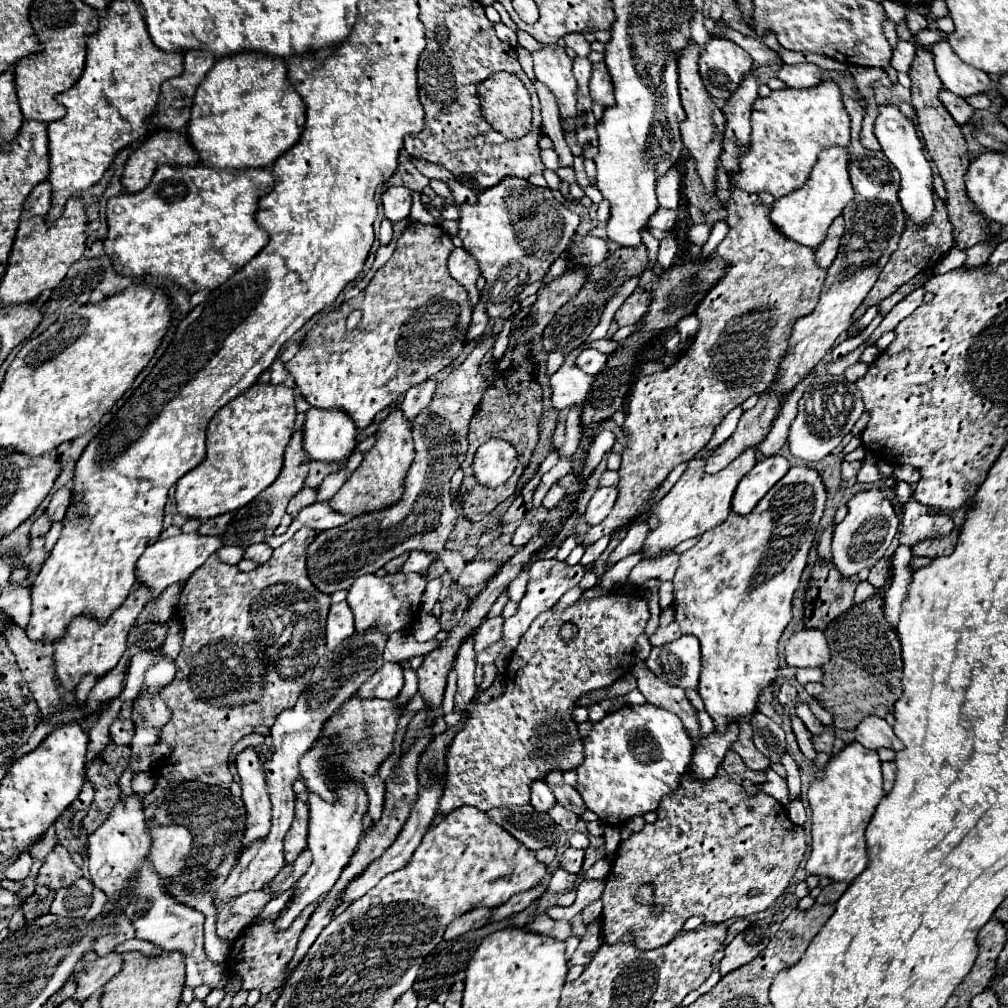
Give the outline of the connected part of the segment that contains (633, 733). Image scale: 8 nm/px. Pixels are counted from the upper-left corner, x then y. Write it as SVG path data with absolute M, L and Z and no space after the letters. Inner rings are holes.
M627 705L615 713L605 715L599 723L593 725L591 733L585 741L585 761L577 767L577 783L575 789L581 795L587 809L591 809L603 825L619 827L635 815L645 815L649 811L657 811L659 801L679 787L681 777L689 769L689 761L693 755L693 741L683 725L683 721L657 705Z

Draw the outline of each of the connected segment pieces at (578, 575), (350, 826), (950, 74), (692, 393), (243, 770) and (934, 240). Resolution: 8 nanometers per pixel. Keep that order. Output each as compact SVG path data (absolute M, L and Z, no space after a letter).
M543 559L543 561L535 561L533 565L531 565L531 569L529 569L529 573L531 573L531 581L529 581L529 585L527 585L527 593L525 593L525 597L521 599L521 603L519 603L519 611L513 615L513 617L509 617L509 619L505 619L505 625L503 625L503 641L505 641L505 649L501 651L501 657L497 657L497 673L499 675L503 675L505 673L505 669L507 669L507 661L509 661L509 657L513 655L513 651L515 651L515 647L519 645L519 639L521 639L521 635L529 629L529 625L537 619L537 615L539 613L543 613L543 611L549 611L571 587L575 587L581 579L583 579L583 575L585 575L585 571L583 571L583 565L573 565L573 567L569 567L567 563L563 563L563 561L557 561L557 559Z
M339 785L339 789L335 789L337 797L341 797L341 801L337 803L327 803L321 801L321 797L315 797L315 793L307 791L307 807L309 807L309 851L313 853L313 863L309 867L309 871L297 881L295 893L293 893L293 905L285 907L285 915L277 919L277 929L287 929L293 919L301 913L301 909L305 909L307 905L319 901L321 897L325 897L325 893L329 893L329 889L335 885L337 877L341 875L341 869L345 869L345 865L349 863L349 857L355 853L359 839L363 835L363 815L367 813L369 807L369 799L367 799L367 791L361 789L361 785Z
M951 17L937 19L935 27L941 31L943 37L941 37L941 41L937 41L937 45L931 47L931 53L935 57L935 69L937 69L937 75L939 75L939 79L943 83L943 87L953 91L955 95L961 95L961 97L985 93L989 89L989 85L991 85L987 73L981 71L981 69L975 69L971 65L965 65L953 53L953 47L947 41L947 37L955 29Z
M741 191L731 193L725 209L729 211L727 221L731 229L727 237L719 243L717 251L711 253L711 259L729 261L725 277L705 295L705 299L697 307L695 315L701 321L701 329L695 335L691 347L679 357L679 361L669 369L645 375L633 383L625 415L625 429L631 435L627 439L629 445L623 451L623 463L619 469L619 497L611 513L597 527L589 527L581 541L583 547L593 545L603 535L611 535L619 527L627 527L637 517L639 507L645 505L649 495L665 481L665 477L679 463L691 461L709 443L715 427L731 409L739 407L751 395L761 395L771 385L785 357L787 341L791 337L795 321L809 315L809 311L815 309L819 301L827 271L817 267L813 249L797 245L777 233L777 229L769 221L769 209L759 201L759 195Z
M245 749L237 757L237 771L241 777L243 803L247 809L245 819L245 841L241 843L241 851L245 851L253 841L261 841L269 835L271 829L271 801L267 793L265 769L259 761L255 749Z
M933 193L933 199L935 199L935 211L933 211L933 217L931 217L929 223L925 223L925 225L913 225L913 221L909 221L909 217L907 217L905 233L901 235L899 247L897 247L897 251L893 251L891 259L887 261L887 265L883 267L883 271L879 273L879 279L875 281L873 289L865 297L865 301L863 301L865 307L873 307L879 301L883 301L885 297L893 295L903 283L907 283L917 273L933 269L949 253L949 249L953 247L953 227L951 227L951 221L947 217L945 203L941 201L941 197L937 193Z

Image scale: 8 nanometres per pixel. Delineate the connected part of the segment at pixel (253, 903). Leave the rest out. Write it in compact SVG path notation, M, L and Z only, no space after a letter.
M249 891L217 907L217 935L223 941L235 941L249 921L275 897L269 891Z

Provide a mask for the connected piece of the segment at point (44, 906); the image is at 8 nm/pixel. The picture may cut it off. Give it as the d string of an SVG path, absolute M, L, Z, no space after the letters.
M51 891L47 897L37 897L35 893L29 895L23 903L23 915L25 915L25 921L33 921L41 915L47 915L49 913L49 907L51 907L51 901L55 897L55 891Z

